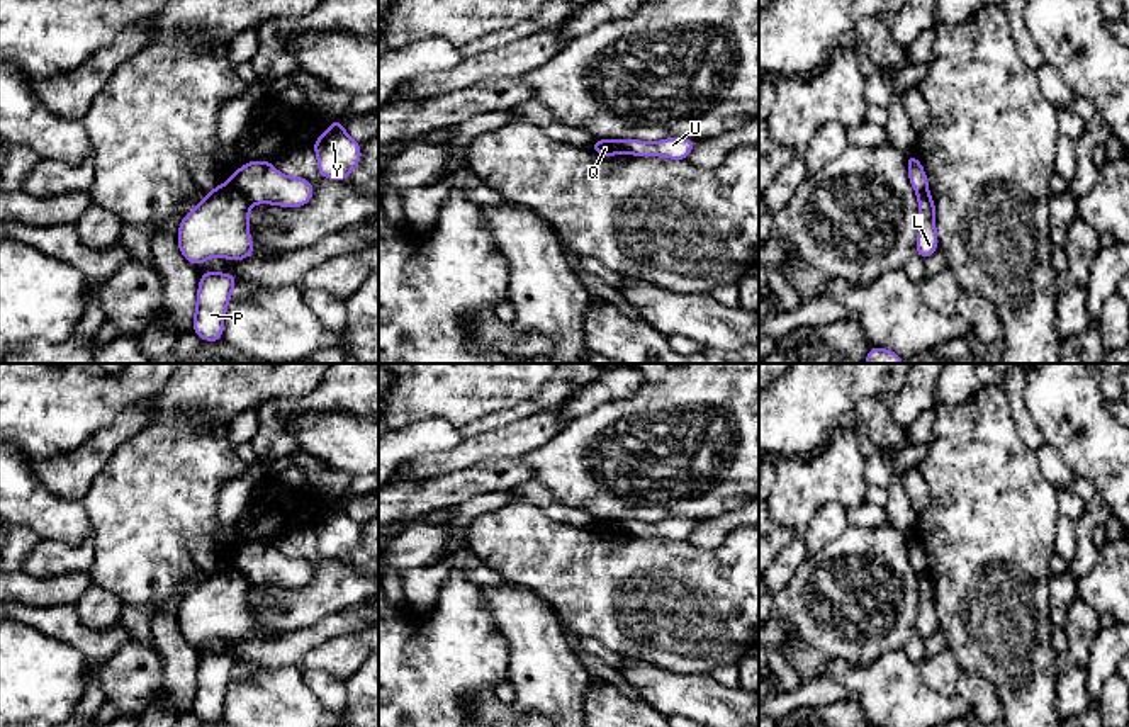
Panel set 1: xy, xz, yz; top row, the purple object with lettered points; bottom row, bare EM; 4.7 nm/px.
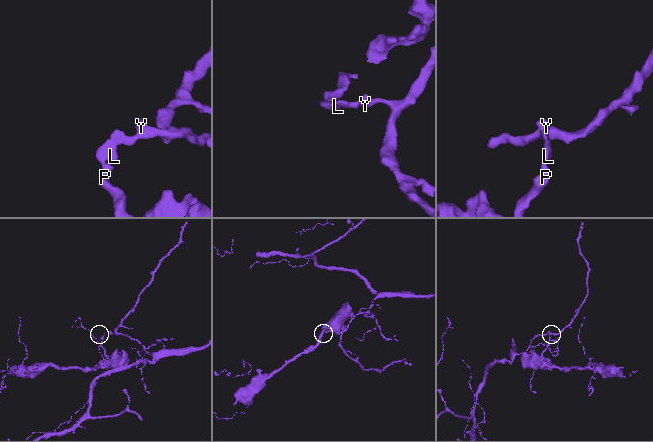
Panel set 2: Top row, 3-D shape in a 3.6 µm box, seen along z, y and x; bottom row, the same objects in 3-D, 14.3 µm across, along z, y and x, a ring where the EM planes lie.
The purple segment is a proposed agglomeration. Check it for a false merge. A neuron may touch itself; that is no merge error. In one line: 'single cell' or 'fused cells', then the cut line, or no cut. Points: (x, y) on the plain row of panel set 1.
fused cells | xy (224, 564), (238, 569), (252, 583)

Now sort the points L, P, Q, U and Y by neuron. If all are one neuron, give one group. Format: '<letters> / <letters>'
L P Q / U Y

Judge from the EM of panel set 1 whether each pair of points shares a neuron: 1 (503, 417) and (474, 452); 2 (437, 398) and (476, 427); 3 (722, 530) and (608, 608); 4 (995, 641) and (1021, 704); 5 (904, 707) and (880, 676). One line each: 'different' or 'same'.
1: different
2: different
3: different
4: same
5: same

